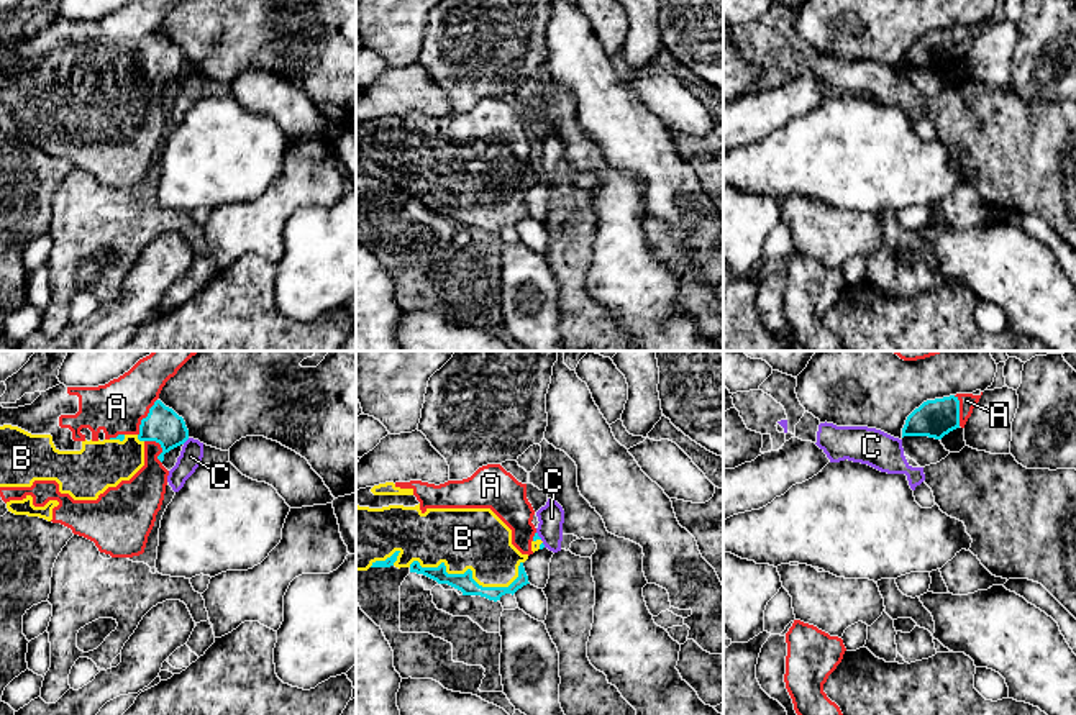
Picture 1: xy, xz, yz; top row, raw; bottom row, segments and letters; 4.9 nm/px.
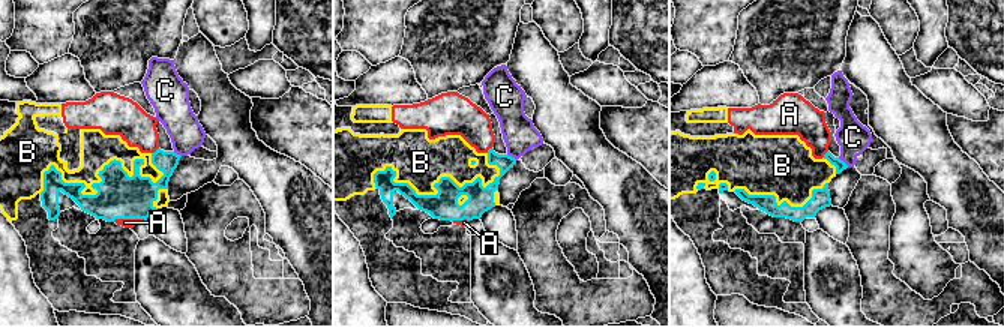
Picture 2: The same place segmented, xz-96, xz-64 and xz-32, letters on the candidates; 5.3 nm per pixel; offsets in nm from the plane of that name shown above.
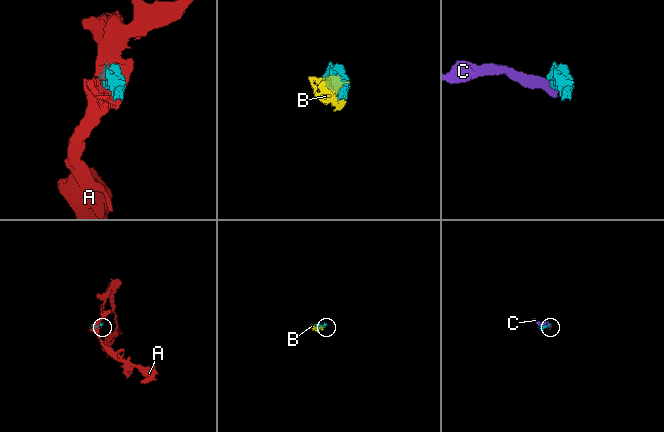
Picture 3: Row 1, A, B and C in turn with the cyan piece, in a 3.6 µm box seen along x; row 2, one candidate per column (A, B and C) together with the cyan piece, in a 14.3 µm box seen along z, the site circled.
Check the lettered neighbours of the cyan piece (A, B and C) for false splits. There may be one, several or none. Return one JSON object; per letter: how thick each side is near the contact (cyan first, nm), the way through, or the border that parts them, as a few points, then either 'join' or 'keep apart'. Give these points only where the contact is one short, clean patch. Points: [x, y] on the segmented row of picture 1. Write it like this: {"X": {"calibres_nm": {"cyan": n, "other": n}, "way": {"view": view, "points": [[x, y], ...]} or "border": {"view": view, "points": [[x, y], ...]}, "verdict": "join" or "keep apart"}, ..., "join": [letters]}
{"A": {"calibres_nm": {"cyan": 180, "other": 260}, "verdict": "join"}, "B": {"calibres_nm": {"cyan": 90, "other": 300}, "verdict": "join"}, "C": {"calibres_nm": {"cyan": 180, "other": 110}, "border": {"view": "xy", "points": [[189, 438], [182, 443]]}, "verdict": "keep apart"}, "join": ["A", "B"]}

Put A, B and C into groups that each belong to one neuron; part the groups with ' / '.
A B / C

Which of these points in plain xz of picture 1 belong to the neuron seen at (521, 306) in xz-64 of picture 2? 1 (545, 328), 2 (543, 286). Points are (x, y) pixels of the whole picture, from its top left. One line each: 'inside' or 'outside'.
1: inside
2: inside

